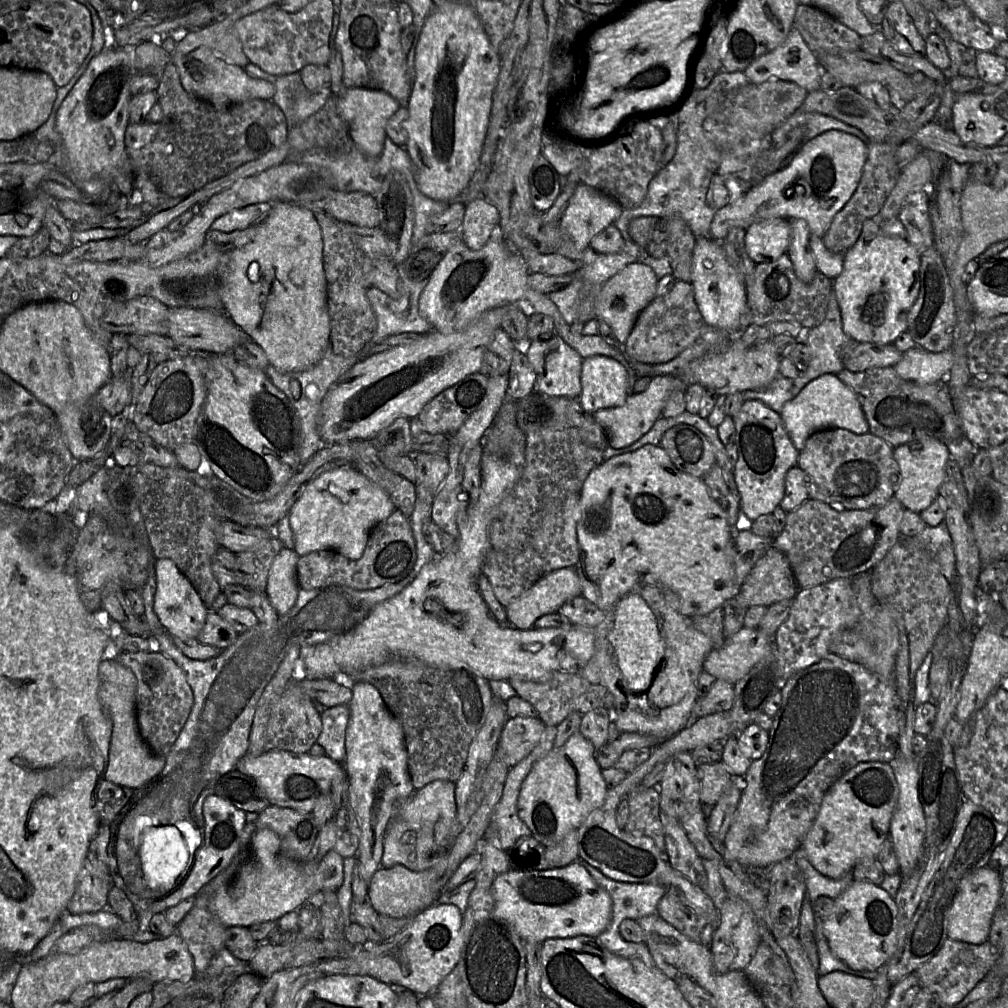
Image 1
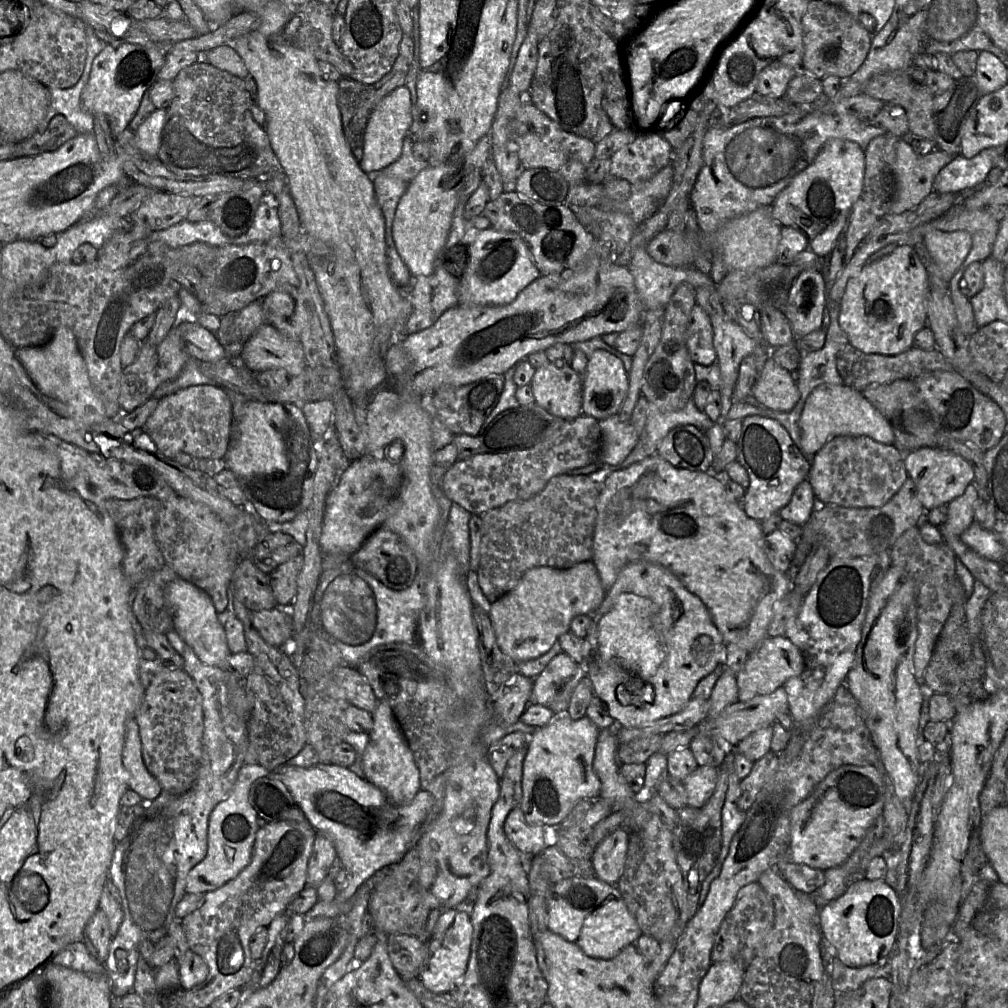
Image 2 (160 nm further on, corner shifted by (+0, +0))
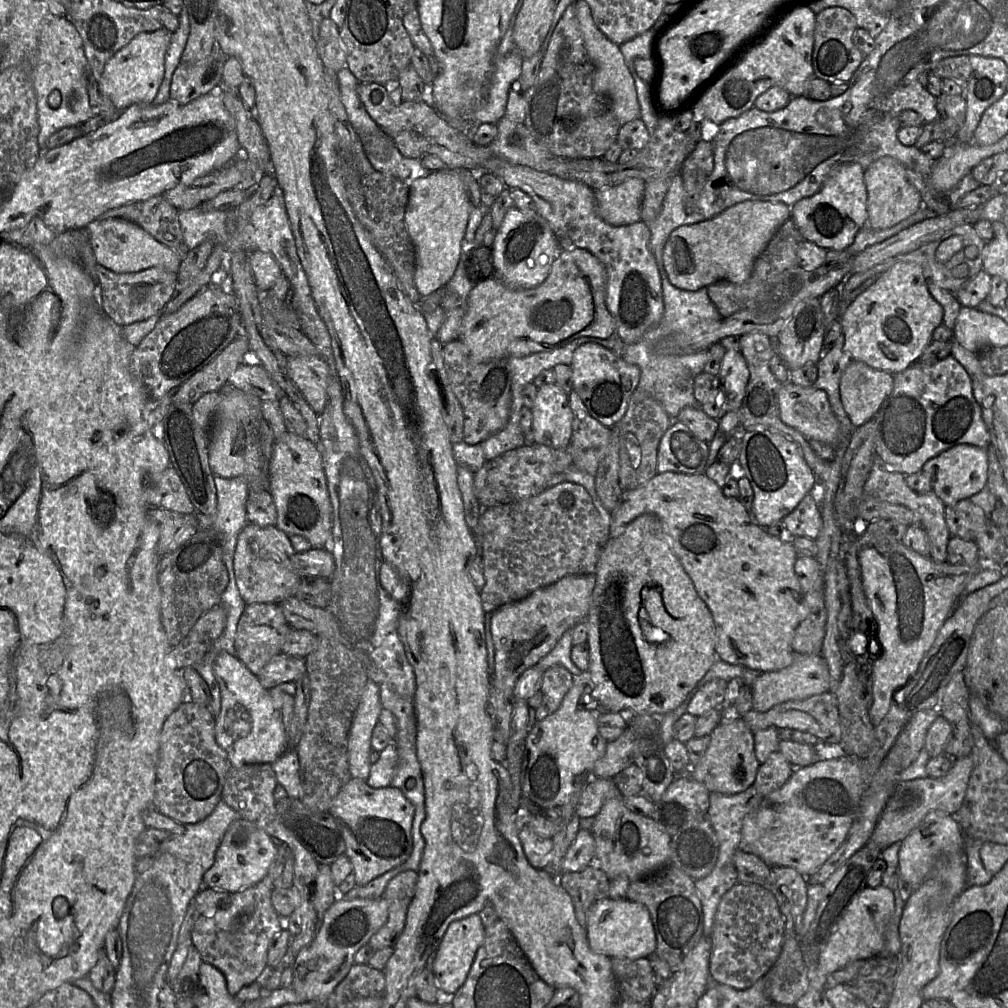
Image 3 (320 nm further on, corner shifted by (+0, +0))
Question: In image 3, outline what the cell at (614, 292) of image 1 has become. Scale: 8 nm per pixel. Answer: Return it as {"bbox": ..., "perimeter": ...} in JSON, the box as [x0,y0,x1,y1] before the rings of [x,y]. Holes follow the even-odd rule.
{"bbox":[459,249,616,362],"perimeter":[[[573,249],[561,252],[560,256],[554,261],[548,278],[538,287],[530,289],[514,288],[506,285],[497,278],[479,282],[475,284],[469,294],[468,307],[462,321],[459,340],[466,345],[476,361],[484,362],[499,358],[524,357],[541,351],[553,350],[581,337],[594,337],[599,339],[611,338],[615,336],[616,322],[606,305],[607,281],[608,276],[606,268],[596,256],[584,249]]]}

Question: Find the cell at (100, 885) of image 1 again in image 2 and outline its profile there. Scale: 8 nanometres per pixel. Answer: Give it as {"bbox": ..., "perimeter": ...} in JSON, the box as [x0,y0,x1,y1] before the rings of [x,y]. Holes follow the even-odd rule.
{"bbox":[83,908,111,964],"perimeter":[[[98,908],[84,928],[83,943],[85,942],[92,957],[104,964],[109,954],[111,938],[108,917]]]}

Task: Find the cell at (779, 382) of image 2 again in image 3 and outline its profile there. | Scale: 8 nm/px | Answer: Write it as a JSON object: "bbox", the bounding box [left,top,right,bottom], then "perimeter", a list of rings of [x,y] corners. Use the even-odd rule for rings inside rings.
{"bbox":[779,381,841,447],"perimeter":[[[788,381],[779,390],[779,411],[783,423],[794,428],[809,440],[835,447],[841,439],[840,422],[833,413],[827,393],[818,388],[805,388]]]}

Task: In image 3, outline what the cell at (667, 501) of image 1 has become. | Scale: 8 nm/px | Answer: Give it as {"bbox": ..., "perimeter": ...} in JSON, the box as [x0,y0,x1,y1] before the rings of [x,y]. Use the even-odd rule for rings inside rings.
{"bbox":[609,473,808,672],"perimeter":[[[657,473],[657,475],[645,485],[633,490],[623,491],[619,507],[611,513],[611,524],[609,528],[610,537],[620,534],[631,521],[646,513],[652,513],[660,519],[665,534],[670,538],[670,545],[672,546],[674,553],[677,555],[684,569],[691,577],[697,593],[706,603],[713,615],[716,625],[716,658],[719,657],[730,664],[745,666],[760,672],[779,671],[790,666],[794,661],[793,639],[795,631],[799,624],[808,615],[805,594],[795,573],[795,562],[799,555],[792,542],[789,539],[781,539],[771,535],[766,528],[758,524],[738,498],[725,496],[722,488],[703,473]]]}

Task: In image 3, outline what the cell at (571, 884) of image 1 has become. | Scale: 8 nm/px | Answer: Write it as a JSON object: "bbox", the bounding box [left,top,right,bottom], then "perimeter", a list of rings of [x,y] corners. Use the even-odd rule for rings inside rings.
{"bbox":[585,897,656,958],"perimeter":[[[607,897],[595,902],[588,910],[585,930],[591,950],[610,958],[649,958],[656,952],[655,930],[647,908],[643,904],[634,902],[628,898],[615,900]]]}

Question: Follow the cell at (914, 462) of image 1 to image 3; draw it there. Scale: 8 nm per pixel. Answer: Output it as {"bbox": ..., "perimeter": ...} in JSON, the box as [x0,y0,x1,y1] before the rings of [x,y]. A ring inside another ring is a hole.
{"bbox":[921,444,987,506],"perimeter":[[[960,444],[951,447],[937,456],[929,459],[921,471],[930,478],[931,491],[933,491],[946,506],[958,501],[969,499],[980,492],[987,483],[987,448]]]}

